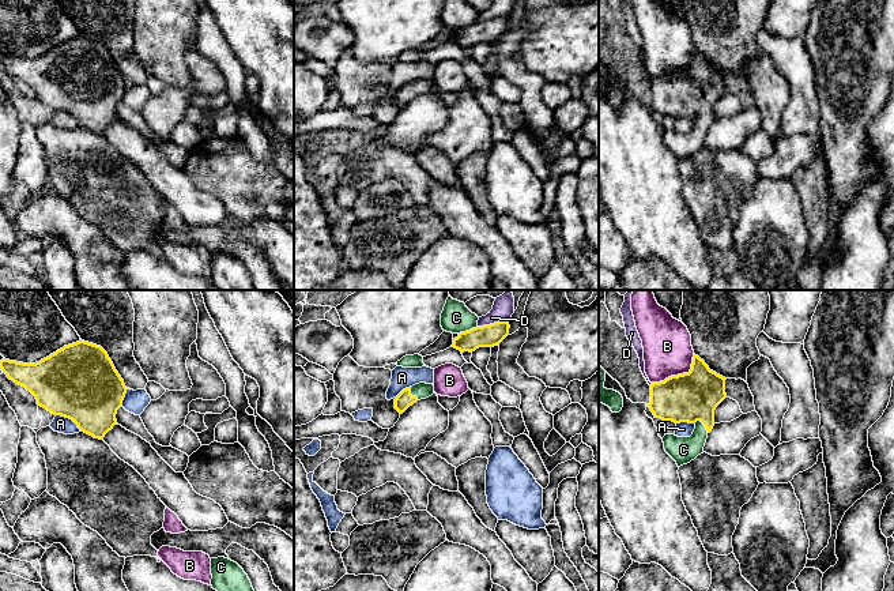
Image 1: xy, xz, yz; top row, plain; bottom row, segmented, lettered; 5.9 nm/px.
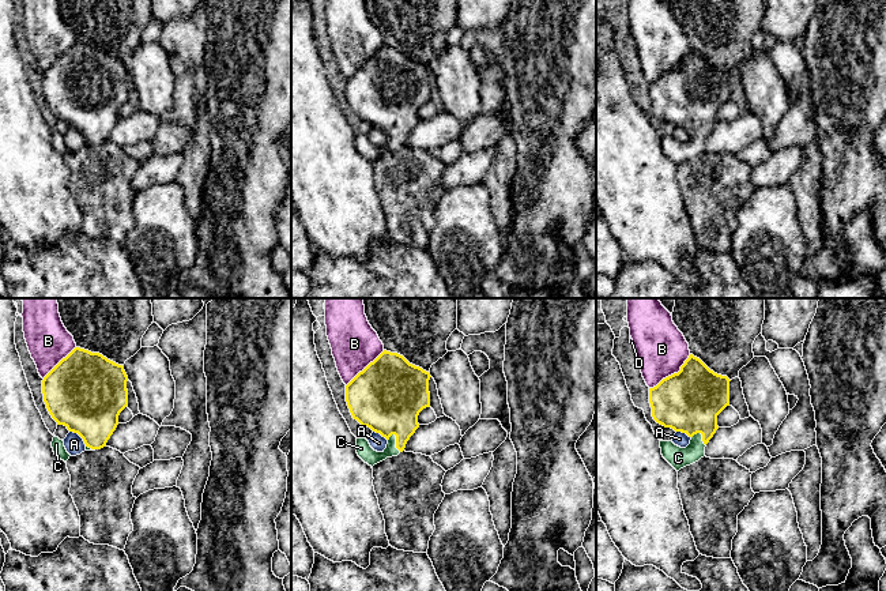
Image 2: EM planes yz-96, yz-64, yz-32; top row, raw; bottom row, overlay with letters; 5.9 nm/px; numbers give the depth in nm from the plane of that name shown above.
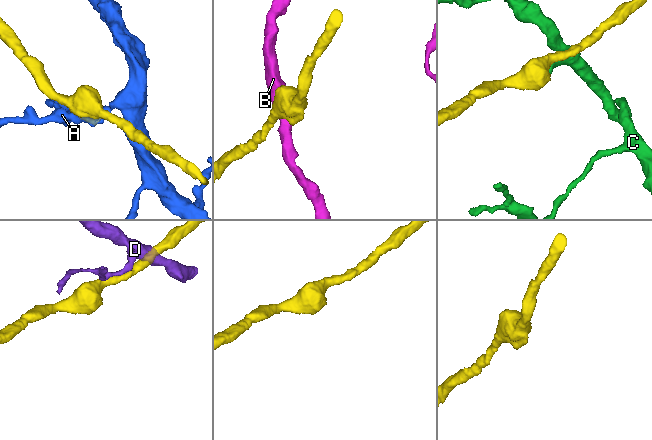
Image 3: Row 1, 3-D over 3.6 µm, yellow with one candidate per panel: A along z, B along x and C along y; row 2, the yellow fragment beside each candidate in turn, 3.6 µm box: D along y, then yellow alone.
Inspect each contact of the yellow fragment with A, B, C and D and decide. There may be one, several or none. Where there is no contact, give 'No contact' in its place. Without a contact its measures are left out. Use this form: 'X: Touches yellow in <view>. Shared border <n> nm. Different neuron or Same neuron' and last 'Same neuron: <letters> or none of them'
A: Touches yellow in xy. Shared border 180 nm. Different neuron
B: Touches yellow in yz. Shared border 300 nm. Different neuron
C: Touches yellow in xz. Shared border 120 nm. Same neuron
D: Touches yellow in xz. Shared border 190 nm. Different neuron
Same neuron: C

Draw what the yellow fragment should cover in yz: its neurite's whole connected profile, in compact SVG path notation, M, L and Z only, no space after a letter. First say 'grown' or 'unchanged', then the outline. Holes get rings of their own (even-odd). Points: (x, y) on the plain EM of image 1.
grown | M694 49L689 68L652 78L650 98L646 102L655 113L695 120L690 132L663 132L664 144L678 162L703 148L708 129L714 121L714 105L727 93L725 75Z

